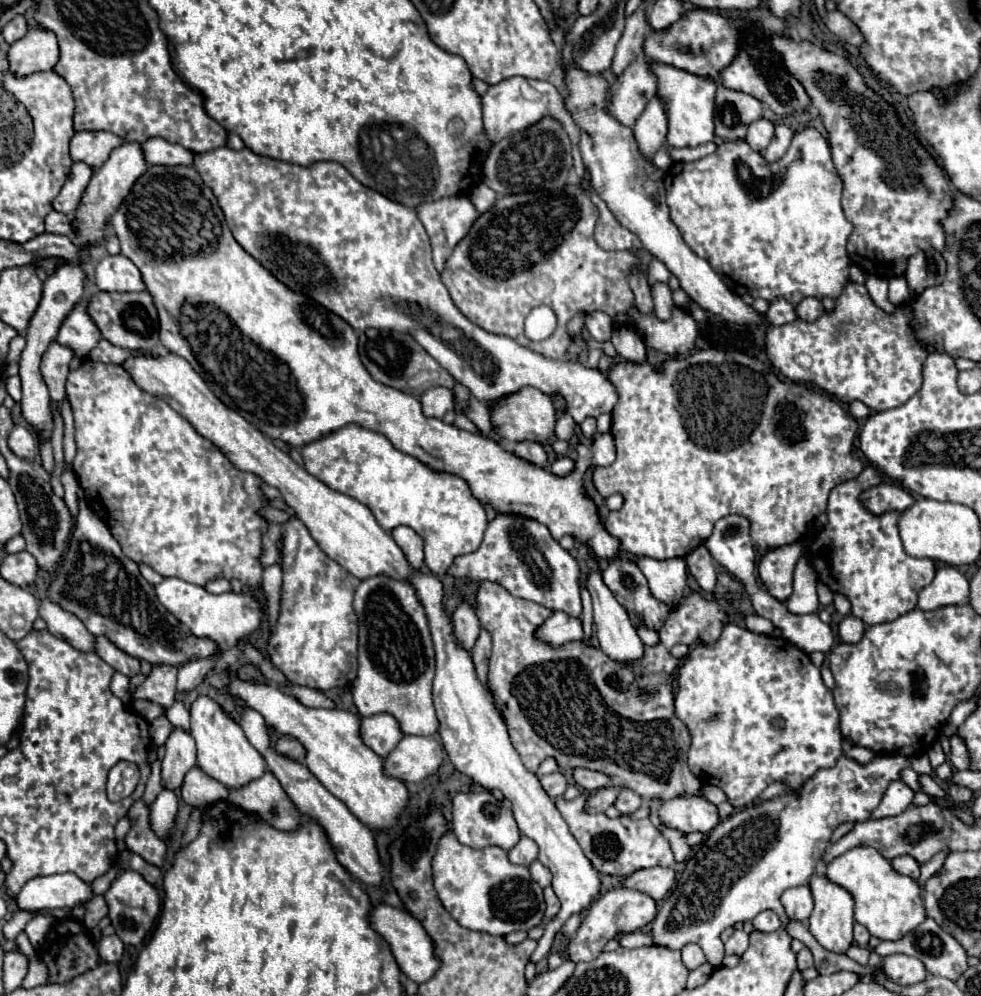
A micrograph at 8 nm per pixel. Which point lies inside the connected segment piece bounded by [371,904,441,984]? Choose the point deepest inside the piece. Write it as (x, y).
(413, 949)

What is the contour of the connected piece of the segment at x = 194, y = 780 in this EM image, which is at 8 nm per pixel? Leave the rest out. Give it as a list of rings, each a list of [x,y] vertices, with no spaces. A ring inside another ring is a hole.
[[[195,766],[187,772],[183,780],[181,798],[195,808],[209,806],[219,800],[227,800],[227,788],[215,778],[209,778],[199,766]]]

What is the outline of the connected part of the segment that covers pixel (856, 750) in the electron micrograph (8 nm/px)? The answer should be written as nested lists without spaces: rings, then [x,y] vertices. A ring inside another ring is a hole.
[[[853,746],[847,754],[845,754],[847,758],[853,758],[855,762],[861,762],[861,764],[867,764],[867,762],[871,762],[873,760],[873,752],[871,750],[867,750],[867,748],[859,748],[859,746]]]

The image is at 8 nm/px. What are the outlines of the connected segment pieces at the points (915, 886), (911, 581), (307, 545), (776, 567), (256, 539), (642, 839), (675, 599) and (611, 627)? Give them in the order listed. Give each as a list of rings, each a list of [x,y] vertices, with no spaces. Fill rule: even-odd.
[[[851,848],[849,852],[841,854],[839,858],[827,864],[825,876],[853,894],[855,920],[863,924],[871,932],[871,936],[877,936],[879,940],[901,940],[905,938],[905,934],[917,930],[917,926],[927,918],[919,882],[909,876],[897,874],[891,862],[885,860],[875,848]]]
[[[865,468],[859,478],[839,484],[829,496],[829,524],[815,536],[809,550],[819,580],[823,580],[831,592],[847,596],[853,616],[863,620],[867,626],[893,622],[895,618],[915,610],[919,592],[935,576],[933,560],[905,554],[897,530],[899,512],[873,516],[859,502],[859,494],[879,482],[879,472],[875,468]]]
[[[291,516],[285,522],[283,534],[283,590],[281,590],[281,614],[277,620],[277,630],[269,636],[267,652],[271,654],[273,666],[285,674],[289,684],[307,686],[313,690],[345,688],[357,676],[357,616],[353,612],[353,596],[359,586],[359,578],[343,572],[337,562],[333,562],[311,538],[305,524]]]
[[[793,542],[769,550],[759,562],[759,574],[765,582],[769,594],[777,600],[787,600],[793,592],[793,570],[801,558],[801,544]]]
[[[91,360],[83,362],[67,378],[67,396],[69,396],[71,408],[73,408],[73,416],[75,416],[75,444],[77,444],[77,456],[73,460],[75,476],[79,478],[81,486],[87,492],[89,506],[93,506],[93,510],[97,510],[97,514],[109,526],[111,534],[117,538],[117,542],[121,544],[123,554],[127,558],[131,558],[133,562],[143,562],[143,564],[151,566],[153,570],[157,570],[165,578],[175,576],[175,578],[181,578],[185,582],[197,584],[197,586],[205,586],[205,582],[215,580],[215,578],[227,578],[227,580],[237,578],[237,580],[241,580],[241,584],[247,584],[247,586],[257,586],[261,582],[261,576],[263,576],[263,566],[259,562],[259,556],[261,556],[261,534],[267,528],[267,520],[257,514],[257,510],[261,506],[267,506],[265,496],[261,492],[261,478],[257,478],[255,474],[237,470],[221,454],[221,450],[217,450],[217,446],[213,446],[213,442],[209,442],[207,438],[201,438],[193,430],[193,426],[189,426],[189,422],[181,414],[177,414],[167,402],[163,402],[161,398],[141,390],[133,382],[133,378],[123,370],[123,366],[91,362]]]
[[[579,794],[575,800],[565,800],[555,798],[555,806],[569,824],[571,834],[579,842],[583,854],[591,860],[591,864],[601,872],[601,874],[611,874],[625,878],[633,874],[635,870],[641,868],[653,868],[653,866],[673,866],[673,852],[669,846],[669,840],[651,824],[649,818],[641,820],[631,820],[629,816],[619,816],[619,818],[607,818],[603,812],[601,814],[587,814],[585,808],[587,794]]]
[[[639,558],[637,566],[649,582],[653,598],[675,608],[683,598],[683,588],[687,584],[687,568],[683,572],[683,558],[673,560],[653,560]]]
[[[593,570],[587,576],[587,590],[591,592],[593,598],[593,620],[595,620],[595,628],[597,628],[597,638],[601,644],[601,650],[617,662],[629,662],[629,660],[639,660],[643,656],[643,642],[637,636],[635,626],[629,620],[627,610],[615,600],[613,592],[605,586],[601,572]]]

